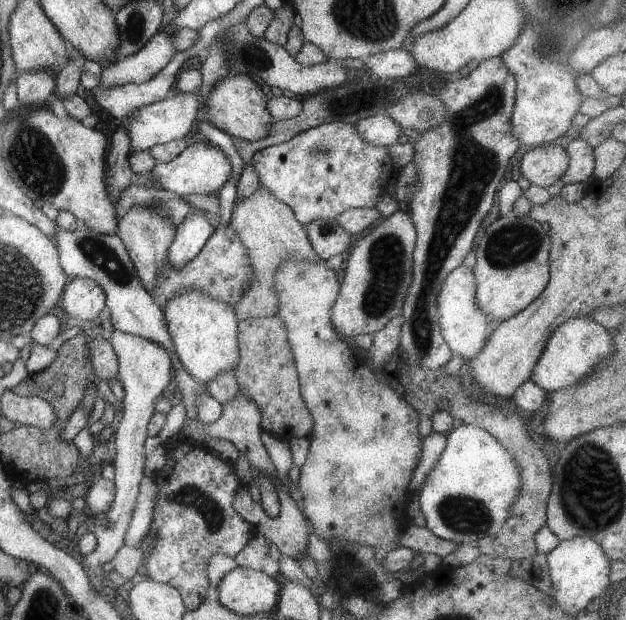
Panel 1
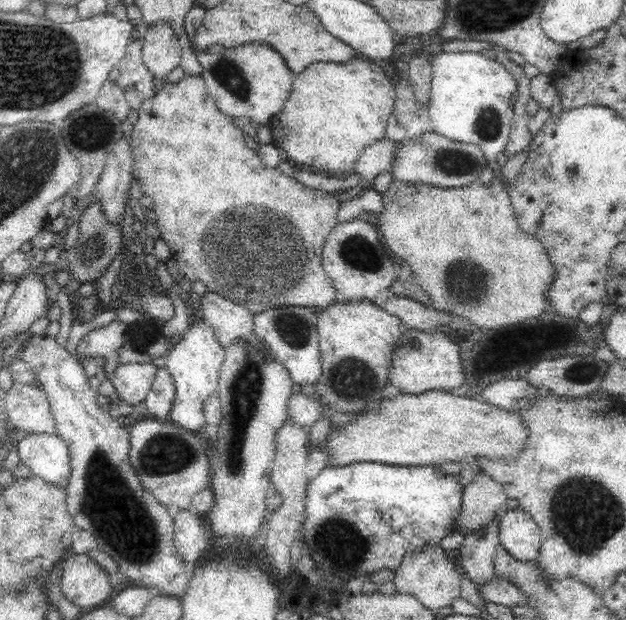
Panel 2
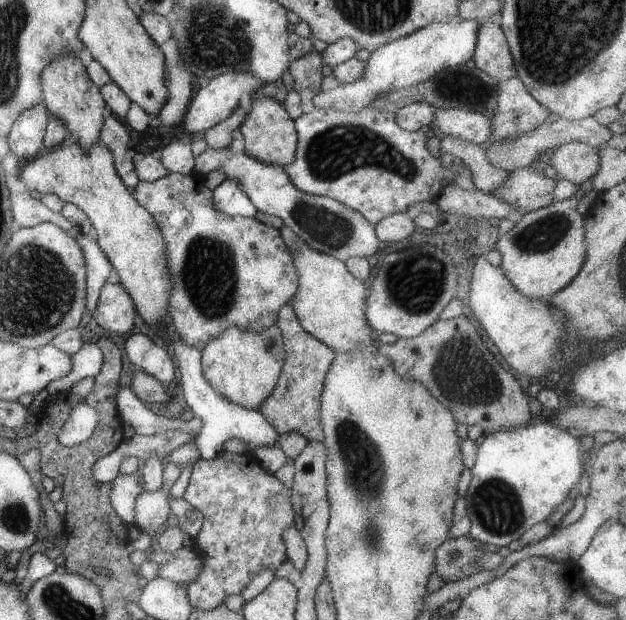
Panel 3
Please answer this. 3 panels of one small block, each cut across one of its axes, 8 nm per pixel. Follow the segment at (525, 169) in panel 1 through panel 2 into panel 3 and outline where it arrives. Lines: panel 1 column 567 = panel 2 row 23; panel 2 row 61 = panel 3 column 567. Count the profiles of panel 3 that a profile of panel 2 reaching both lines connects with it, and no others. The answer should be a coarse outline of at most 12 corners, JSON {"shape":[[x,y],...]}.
{"shape":[[567,142],[549,166],[578,186],[597,172],[599,149]]}

